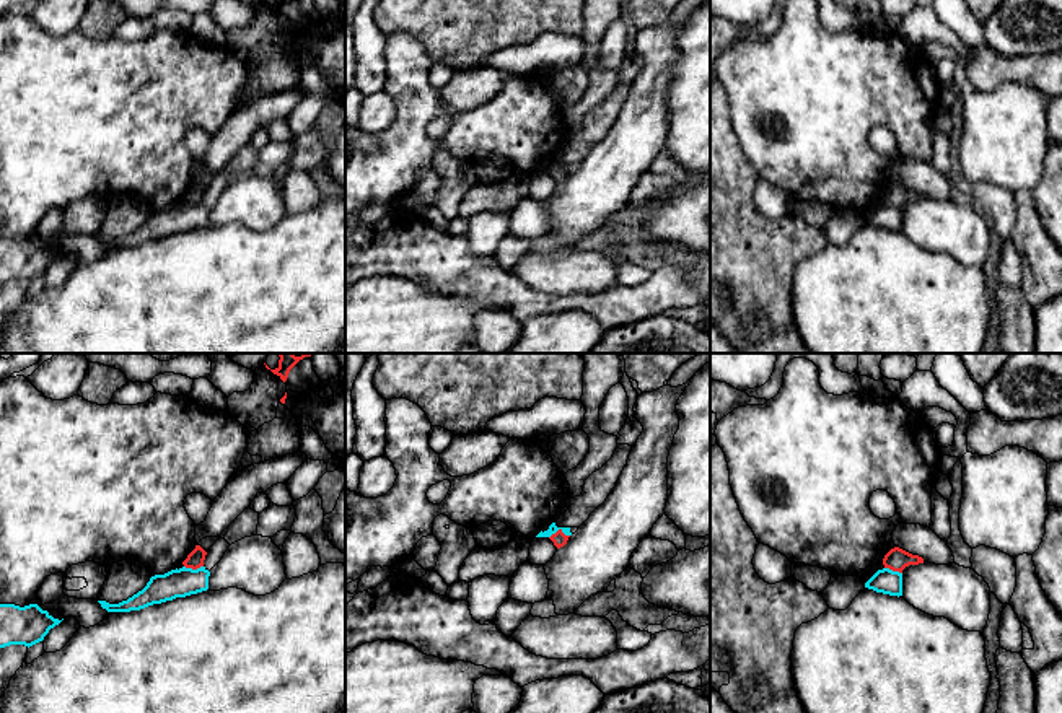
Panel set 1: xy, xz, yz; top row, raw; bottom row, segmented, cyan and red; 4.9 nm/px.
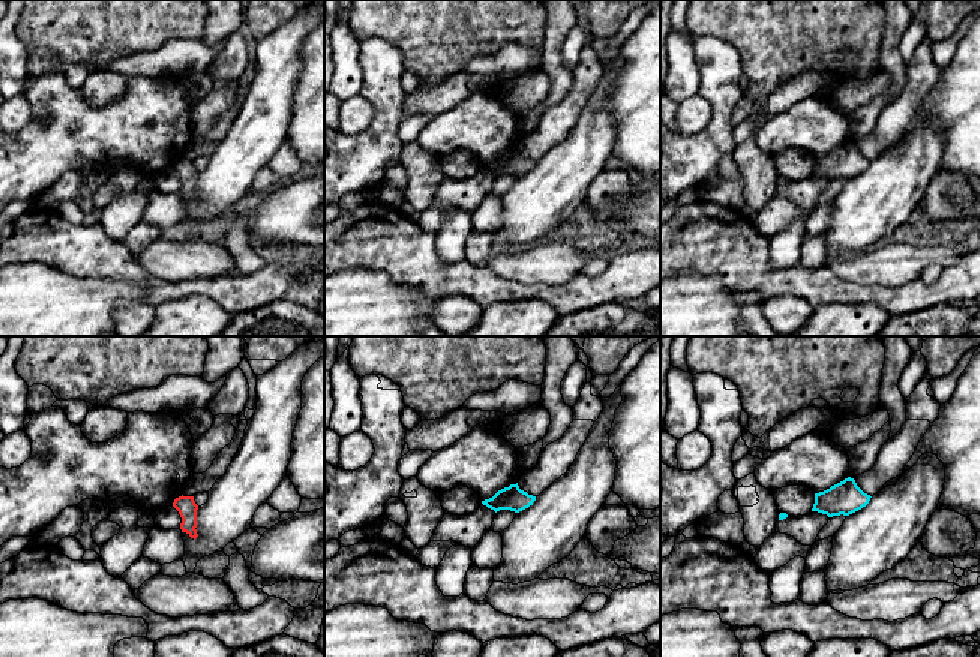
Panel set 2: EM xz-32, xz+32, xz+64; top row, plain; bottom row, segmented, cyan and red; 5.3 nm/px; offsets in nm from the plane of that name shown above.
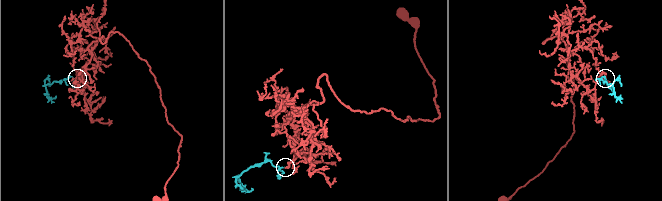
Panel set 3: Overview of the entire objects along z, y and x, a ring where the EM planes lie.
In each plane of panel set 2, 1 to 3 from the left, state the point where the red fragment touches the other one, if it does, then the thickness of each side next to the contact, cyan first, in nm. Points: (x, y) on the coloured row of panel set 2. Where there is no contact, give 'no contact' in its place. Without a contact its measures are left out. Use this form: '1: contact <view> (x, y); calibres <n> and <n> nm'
1: no contact
2: no contact
3: no contact

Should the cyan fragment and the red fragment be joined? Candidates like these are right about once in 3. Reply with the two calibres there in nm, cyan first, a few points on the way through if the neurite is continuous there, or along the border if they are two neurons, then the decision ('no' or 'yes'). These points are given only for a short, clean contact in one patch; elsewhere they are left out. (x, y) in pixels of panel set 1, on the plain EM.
50 nm thick on the cyan side, 70 nm on the other; border along xz (569, 170), (557, 165), (549, 173); no

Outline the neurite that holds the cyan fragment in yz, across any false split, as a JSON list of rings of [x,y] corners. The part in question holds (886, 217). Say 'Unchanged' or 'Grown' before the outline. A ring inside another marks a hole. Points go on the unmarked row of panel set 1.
Unchanged. [[[889,203],[878,205],[867,218],[865,223],[889,231],[902,231],[902,208]]]

